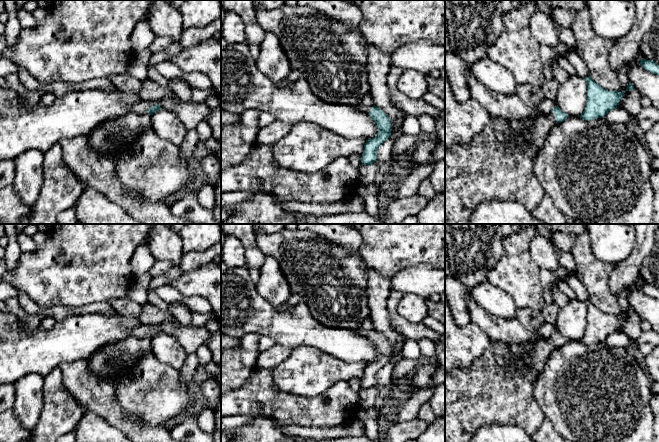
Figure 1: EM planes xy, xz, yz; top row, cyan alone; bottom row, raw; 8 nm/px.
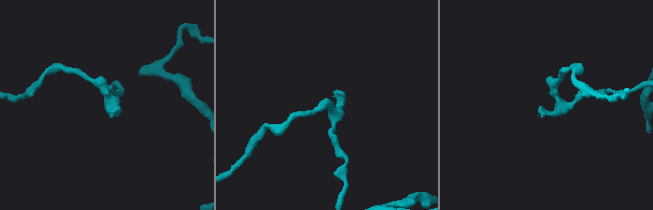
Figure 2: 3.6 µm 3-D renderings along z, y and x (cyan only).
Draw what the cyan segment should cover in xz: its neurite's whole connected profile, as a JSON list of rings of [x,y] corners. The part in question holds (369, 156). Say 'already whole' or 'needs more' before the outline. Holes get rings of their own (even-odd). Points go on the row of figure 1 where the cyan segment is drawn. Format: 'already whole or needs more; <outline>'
needs more; [[[286,6],[275,10],[257,9],[256,19],[265,32],[277,36],[290,62],[291,69],[302,72],[311,91],[322,101],[348,105],[369,115],[377,125],[377,135],[367,140],[361,163],[370,166],[377,159],[378,148],[391,137],[389,117],[377,106],[359,108],[359,102],[370,94],[366,67],[367,41],[359,28],[351,28],[306,6]]]

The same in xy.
needs more; [[[155,104],[145,113],[129,113],[97,126],[87,135],[89,145],[102,155],[115,161],[119,153],[130,146],[151,127],[151,116],[162,109]]]

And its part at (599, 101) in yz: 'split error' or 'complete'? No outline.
complete

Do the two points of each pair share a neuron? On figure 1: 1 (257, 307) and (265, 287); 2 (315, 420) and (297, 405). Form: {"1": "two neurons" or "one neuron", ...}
{"1": "two neurons", "2": "one neuron"}

